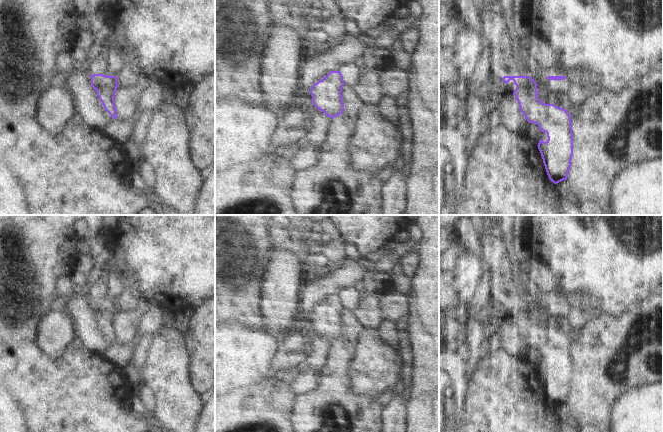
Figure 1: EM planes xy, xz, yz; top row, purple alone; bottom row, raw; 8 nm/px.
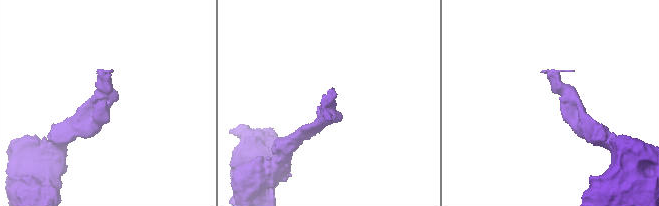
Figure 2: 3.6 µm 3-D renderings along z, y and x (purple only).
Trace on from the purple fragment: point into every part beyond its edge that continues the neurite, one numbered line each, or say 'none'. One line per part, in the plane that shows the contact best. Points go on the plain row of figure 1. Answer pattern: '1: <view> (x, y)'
none

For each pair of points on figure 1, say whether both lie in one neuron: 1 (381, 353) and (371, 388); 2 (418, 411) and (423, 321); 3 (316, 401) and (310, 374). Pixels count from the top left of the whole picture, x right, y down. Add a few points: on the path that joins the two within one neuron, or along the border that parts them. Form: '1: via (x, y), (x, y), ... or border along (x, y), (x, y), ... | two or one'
1: via (376, 362), (376, 368), (371, 374), (371, 379) | one
2: via (424, 389), (424, 343) | one
3: border along (322, 370), (320, 382), (311, 391), (298, 395) | two

